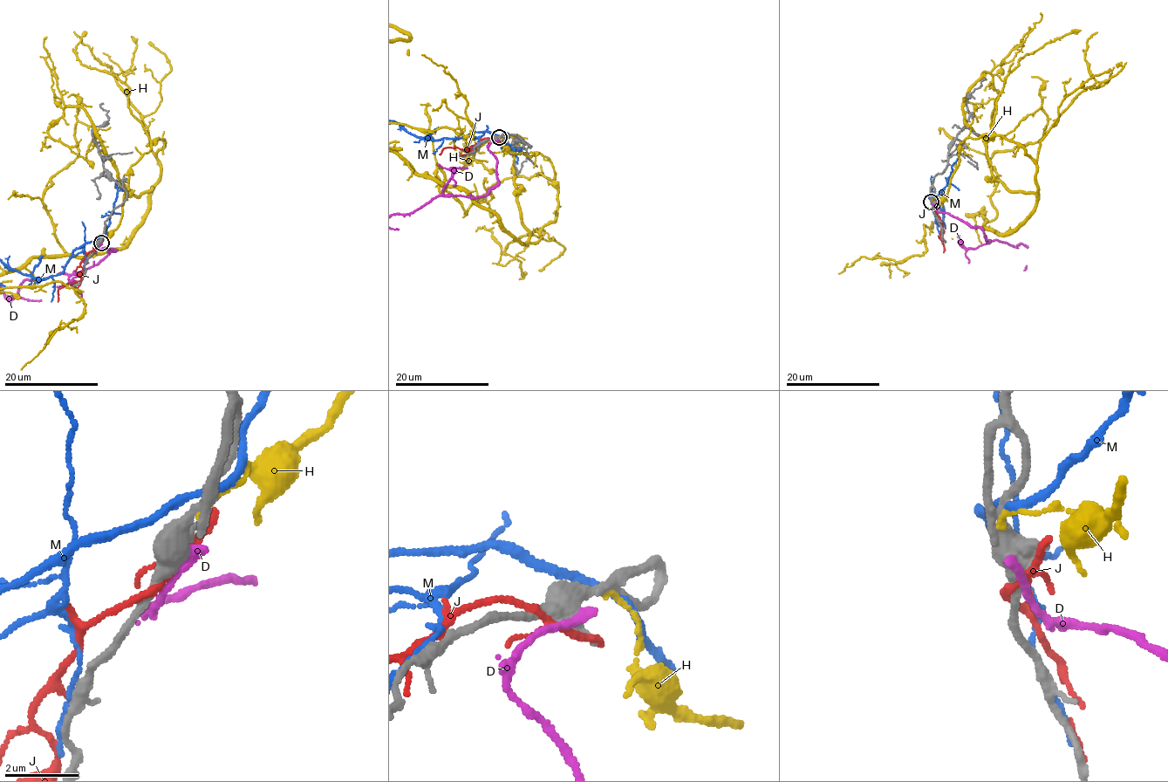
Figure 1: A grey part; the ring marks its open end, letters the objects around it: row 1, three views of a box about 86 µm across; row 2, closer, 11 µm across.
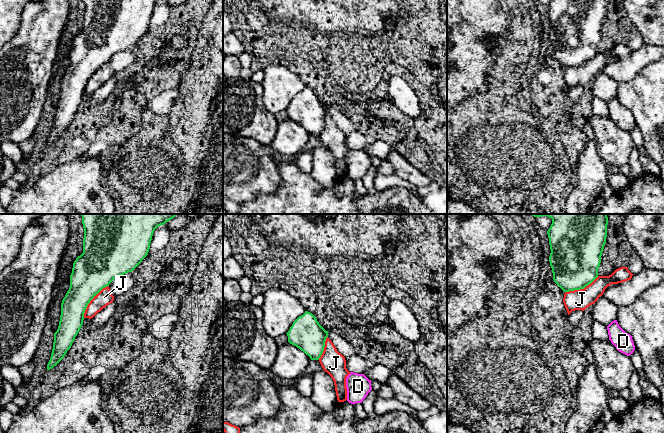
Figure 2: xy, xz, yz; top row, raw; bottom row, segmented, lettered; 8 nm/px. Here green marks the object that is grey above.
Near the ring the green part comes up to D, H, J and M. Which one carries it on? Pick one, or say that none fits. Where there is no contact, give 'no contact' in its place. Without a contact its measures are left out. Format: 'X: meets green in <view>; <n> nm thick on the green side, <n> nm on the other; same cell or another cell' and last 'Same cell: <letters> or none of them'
D: no contact; another cell
H: no contact; another cell
J: meets green in xy; 320 nm thick on the green side, 120 nm on the other; another cell
M: no contact; another cell
Same cell: none of them

